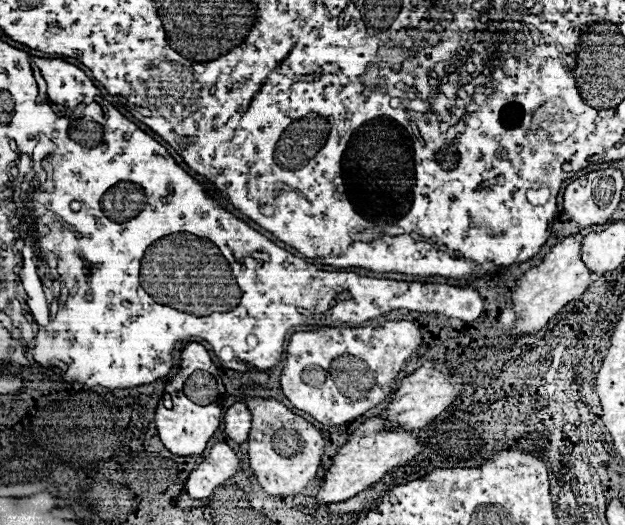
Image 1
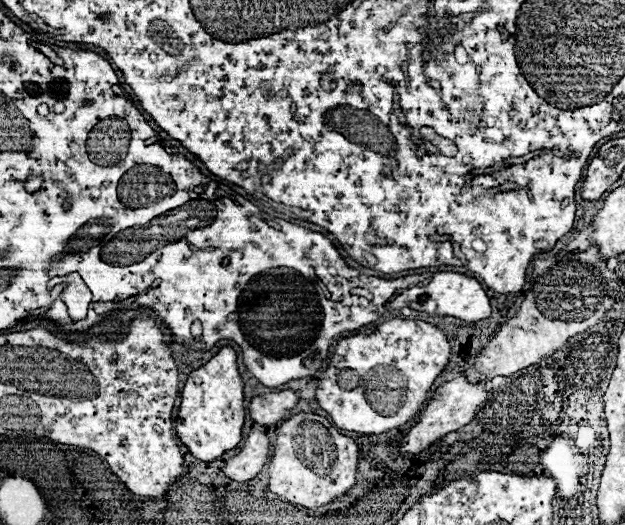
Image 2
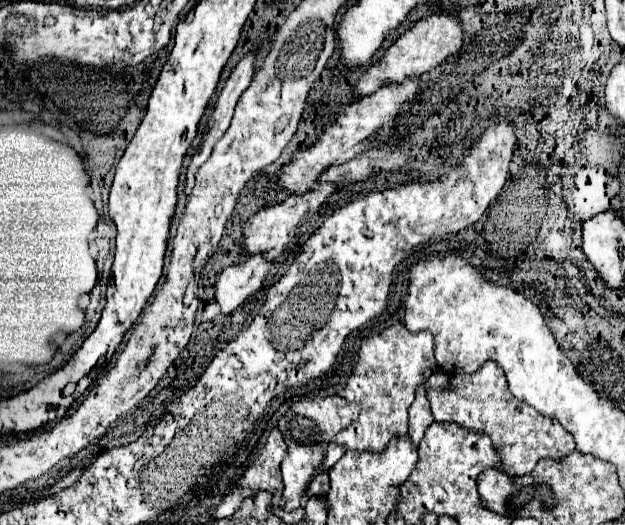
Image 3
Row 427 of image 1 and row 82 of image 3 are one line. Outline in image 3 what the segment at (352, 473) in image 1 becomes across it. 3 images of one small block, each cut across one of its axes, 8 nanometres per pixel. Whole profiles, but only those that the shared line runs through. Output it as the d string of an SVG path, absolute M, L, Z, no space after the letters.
M440 12L440 14L430 14L426 18L422 18L418 24L414 24L406 34L402 34L386 52L384 56L372 64L362 80L358 82L358 86L353 88L354 96L366 96L370 95L378 88L382 88L382 84L388 84L388 82L402 82L404 78L408 76L420 76L424 72L428 72L430 68L438 66L444 56L448 58L450 54L454 54L456 50L462 48L462 42L464 42L464 30L462 30L462 20L458 18L456 12Z

